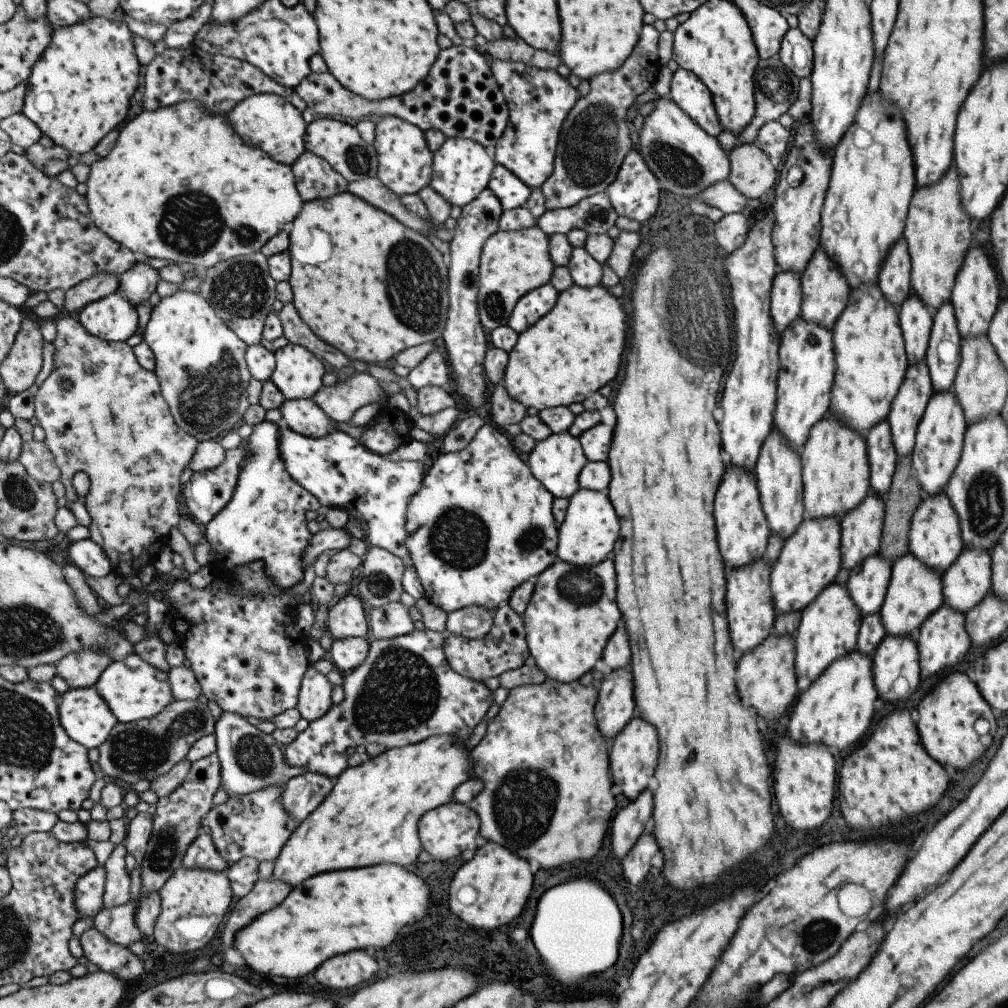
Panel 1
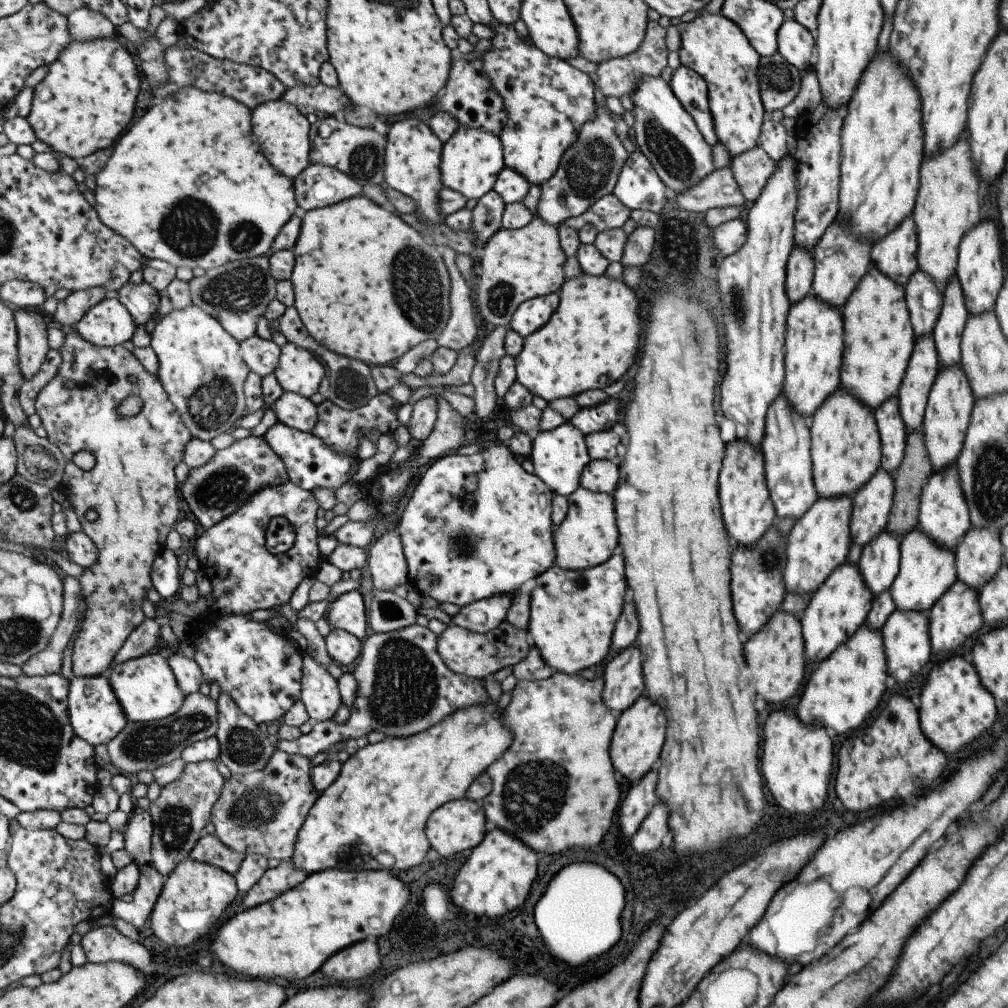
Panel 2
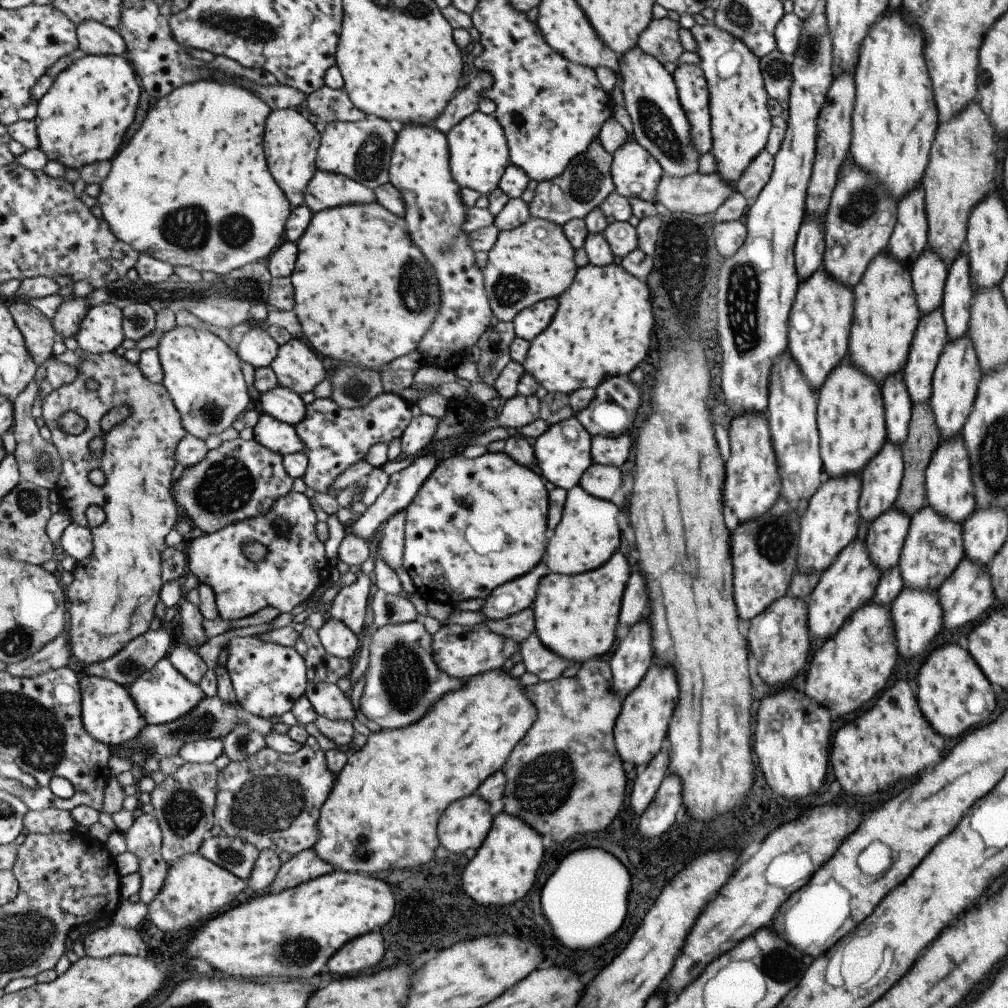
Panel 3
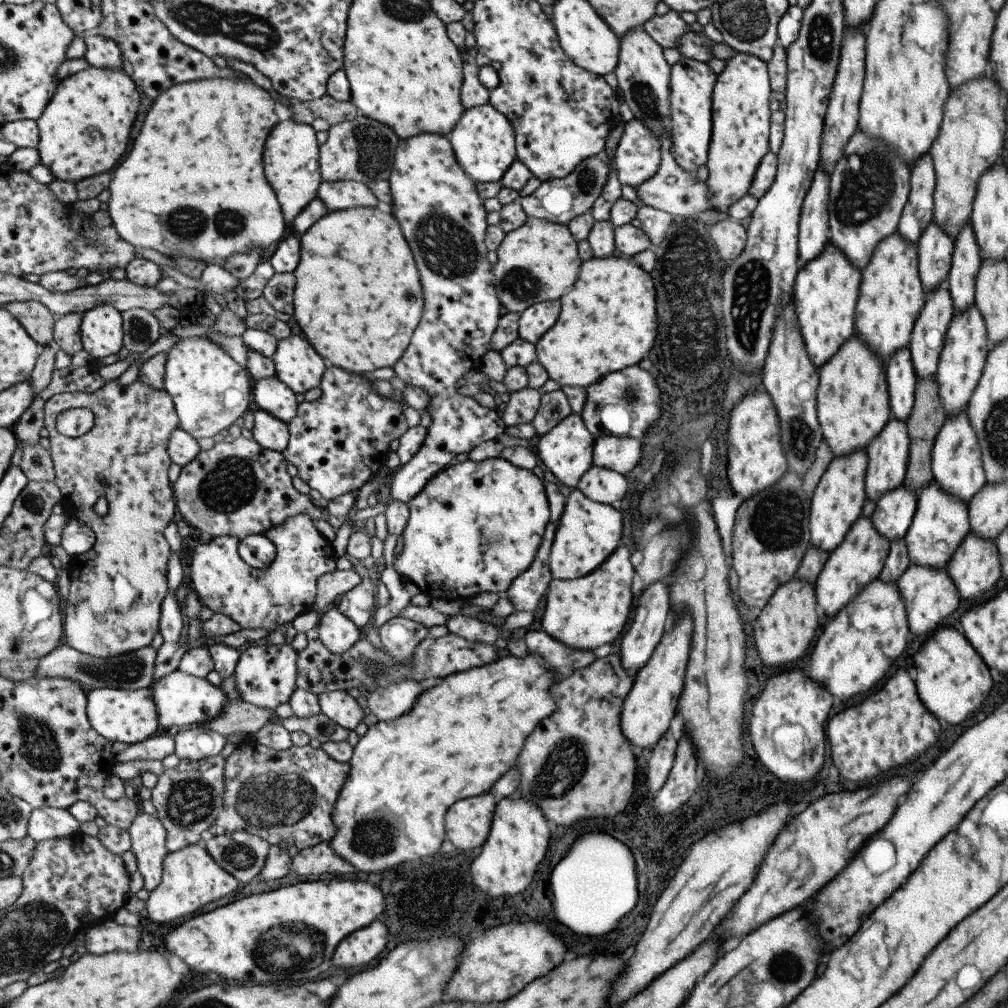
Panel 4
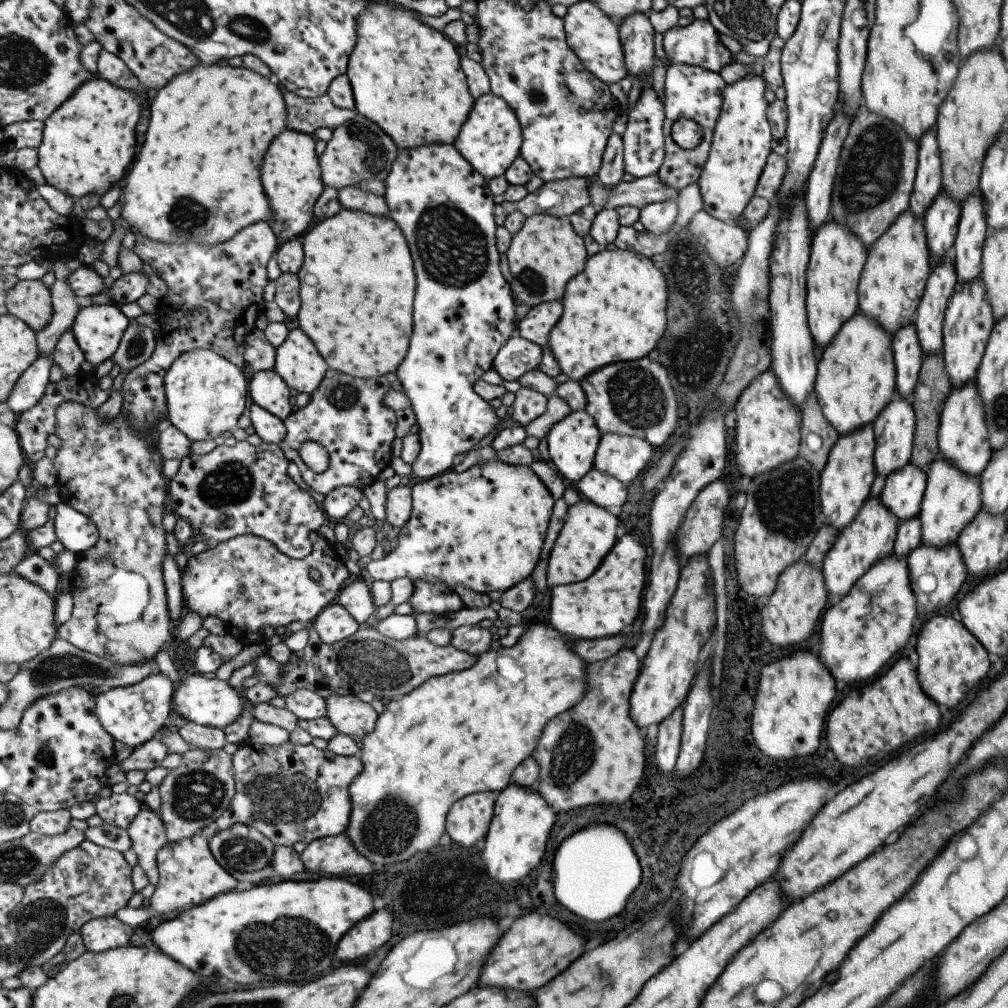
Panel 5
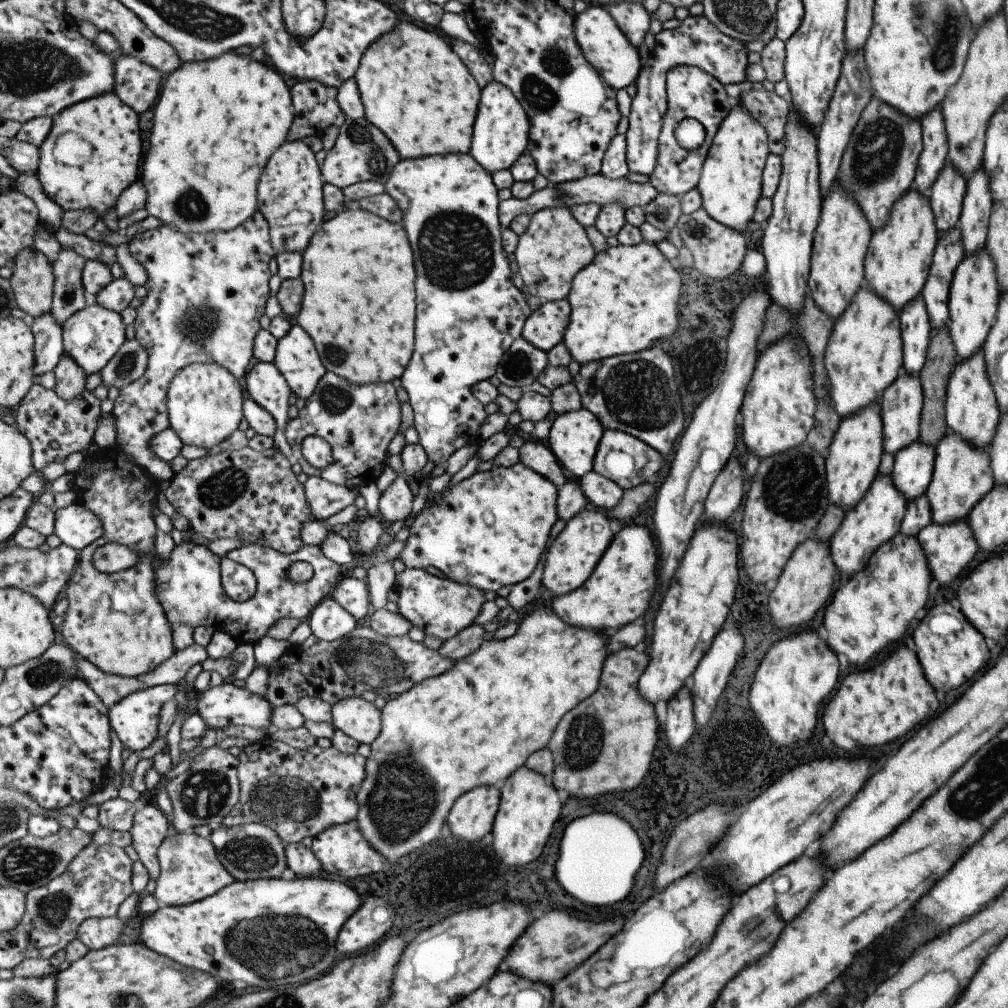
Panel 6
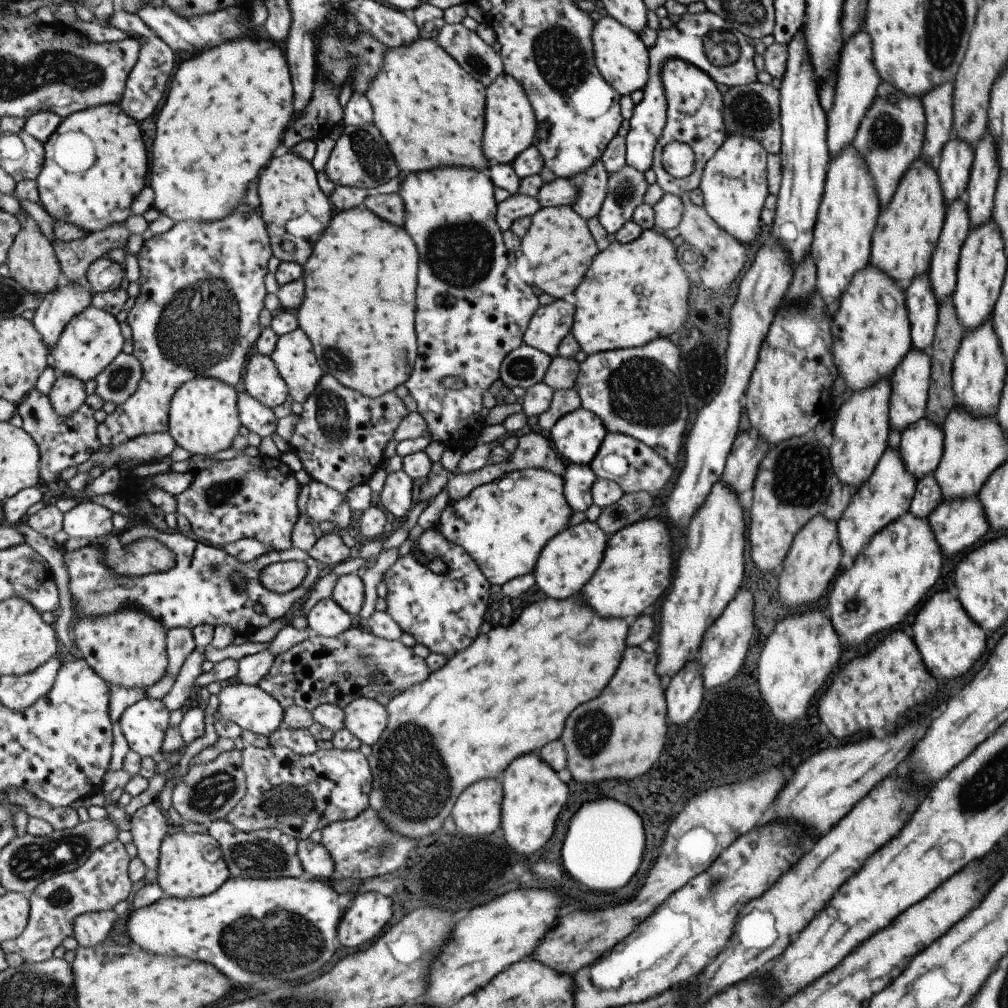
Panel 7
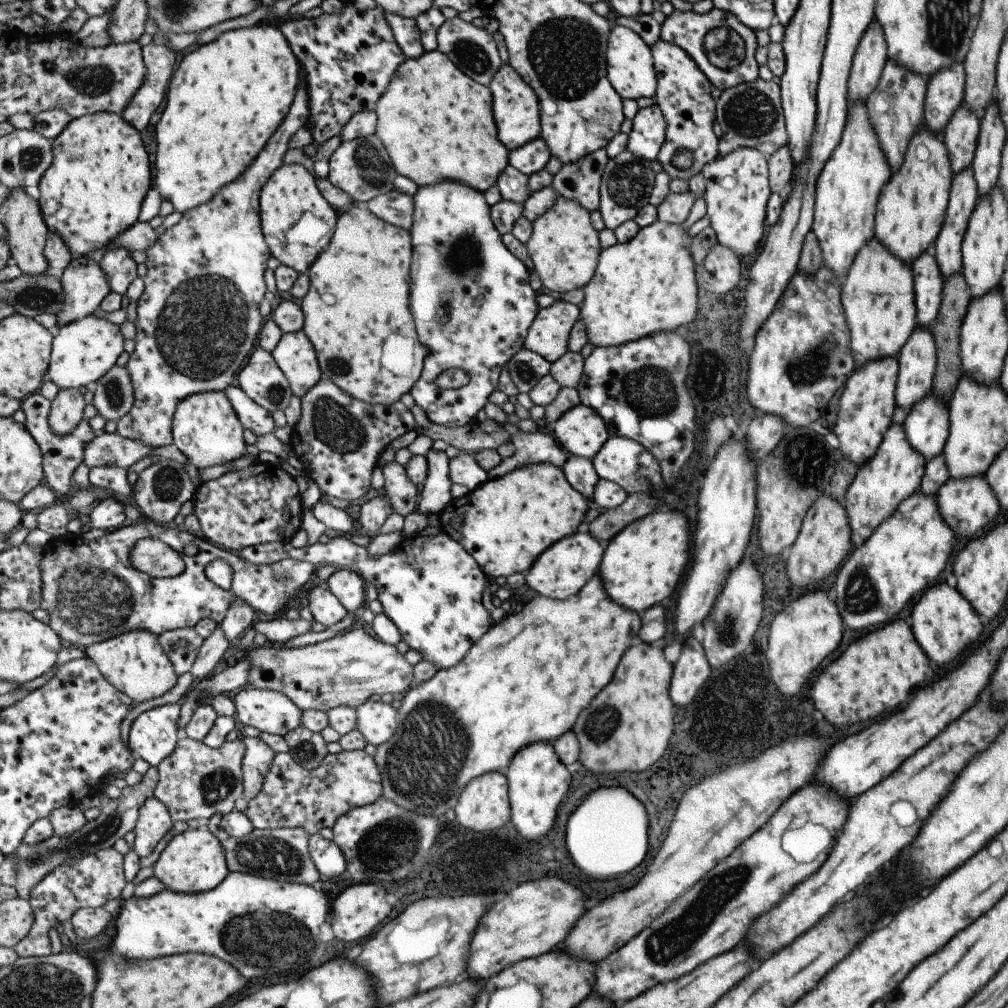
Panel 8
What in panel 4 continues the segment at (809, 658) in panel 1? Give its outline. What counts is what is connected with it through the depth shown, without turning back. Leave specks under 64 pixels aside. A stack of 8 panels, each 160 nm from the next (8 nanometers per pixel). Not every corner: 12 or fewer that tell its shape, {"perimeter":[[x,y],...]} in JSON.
{"perimeter":[[860,515],[813,585],[831,616],[880,576],[890,542]]}

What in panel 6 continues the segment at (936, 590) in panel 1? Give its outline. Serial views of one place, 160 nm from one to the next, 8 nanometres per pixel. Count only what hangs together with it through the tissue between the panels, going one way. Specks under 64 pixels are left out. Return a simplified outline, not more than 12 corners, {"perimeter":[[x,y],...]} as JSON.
{"perimeter":[[947,430],[924,492],[932,521],[965,519],[994,485],[989,449]]}

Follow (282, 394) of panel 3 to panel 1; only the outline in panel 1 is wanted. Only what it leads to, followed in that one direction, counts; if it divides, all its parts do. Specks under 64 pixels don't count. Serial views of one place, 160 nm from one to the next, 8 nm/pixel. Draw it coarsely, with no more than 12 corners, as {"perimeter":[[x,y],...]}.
{"perimeter":[[286,399],[283,423],[303,436],[343,431],[359,438],[367,425],[334,421],[312,399]]}

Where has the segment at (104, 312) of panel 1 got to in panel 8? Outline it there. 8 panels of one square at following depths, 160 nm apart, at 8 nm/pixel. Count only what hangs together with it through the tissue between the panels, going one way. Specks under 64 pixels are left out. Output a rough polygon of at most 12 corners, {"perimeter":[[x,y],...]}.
{"perimeter":[[89,315],[55,331],[47,378],[89,386],[123,354],[121,326]]}

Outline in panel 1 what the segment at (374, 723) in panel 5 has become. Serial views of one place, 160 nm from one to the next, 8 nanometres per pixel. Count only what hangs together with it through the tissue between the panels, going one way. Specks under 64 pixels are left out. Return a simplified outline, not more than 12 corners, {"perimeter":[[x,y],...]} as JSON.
{"perimeter":[[309,667],[299,710],[310,723],[334,706],[334,684]]}

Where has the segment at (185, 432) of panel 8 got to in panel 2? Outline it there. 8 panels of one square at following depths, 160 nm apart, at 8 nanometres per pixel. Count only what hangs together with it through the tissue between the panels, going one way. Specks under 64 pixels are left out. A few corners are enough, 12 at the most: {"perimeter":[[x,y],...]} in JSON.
{"perimeter":[[191,304],[152,331],[159,379],[194,438],[245,416],[249,366]]}

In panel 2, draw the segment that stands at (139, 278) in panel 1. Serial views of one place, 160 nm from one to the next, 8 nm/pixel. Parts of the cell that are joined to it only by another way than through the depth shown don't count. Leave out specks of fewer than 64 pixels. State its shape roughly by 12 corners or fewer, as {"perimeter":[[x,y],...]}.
{"perimeter":[[127,282],[118,299],[137,327],[157,312],[161,294],[147,282]]}

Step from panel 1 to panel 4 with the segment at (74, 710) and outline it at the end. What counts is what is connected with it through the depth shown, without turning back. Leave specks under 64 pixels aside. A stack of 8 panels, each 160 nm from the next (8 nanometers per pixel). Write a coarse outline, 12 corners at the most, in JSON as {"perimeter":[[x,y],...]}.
{"perimeter":[[151,687],[93,689],[88,715],[112,743],[159,730]]}

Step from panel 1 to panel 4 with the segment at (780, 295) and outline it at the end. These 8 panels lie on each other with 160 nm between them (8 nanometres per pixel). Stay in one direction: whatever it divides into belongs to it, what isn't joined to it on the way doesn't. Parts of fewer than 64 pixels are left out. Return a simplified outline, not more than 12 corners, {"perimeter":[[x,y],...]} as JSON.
{"perimeter":[[815,169],[802,200],[798,269],[829,240],[828,174]]}

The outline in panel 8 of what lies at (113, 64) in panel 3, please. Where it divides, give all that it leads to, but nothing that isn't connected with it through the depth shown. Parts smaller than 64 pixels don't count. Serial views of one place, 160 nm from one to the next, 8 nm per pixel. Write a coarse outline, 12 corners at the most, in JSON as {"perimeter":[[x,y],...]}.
{"perimeter":[[102,112],[53,141],[39,184],[75,258],[140,220],[152,189],[135,125]]}

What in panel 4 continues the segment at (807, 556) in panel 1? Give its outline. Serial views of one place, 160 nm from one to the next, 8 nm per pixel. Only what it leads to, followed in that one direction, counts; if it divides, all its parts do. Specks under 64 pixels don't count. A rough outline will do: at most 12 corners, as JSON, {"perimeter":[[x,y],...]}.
{"perimeter":[[865,448],[832,457],[811,494],[809,546],[829,553],[861,515]]}

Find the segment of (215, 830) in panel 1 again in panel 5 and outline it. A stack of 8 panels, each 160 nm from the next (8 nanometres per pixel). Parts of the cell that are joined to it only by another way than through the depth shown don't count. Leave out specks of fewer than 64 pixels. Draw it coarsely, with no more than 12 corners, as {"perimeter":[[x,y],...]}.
{"perimeter":[[315,744],[233,754],[219,830],[276,845],[345,833],[360,756]]}

